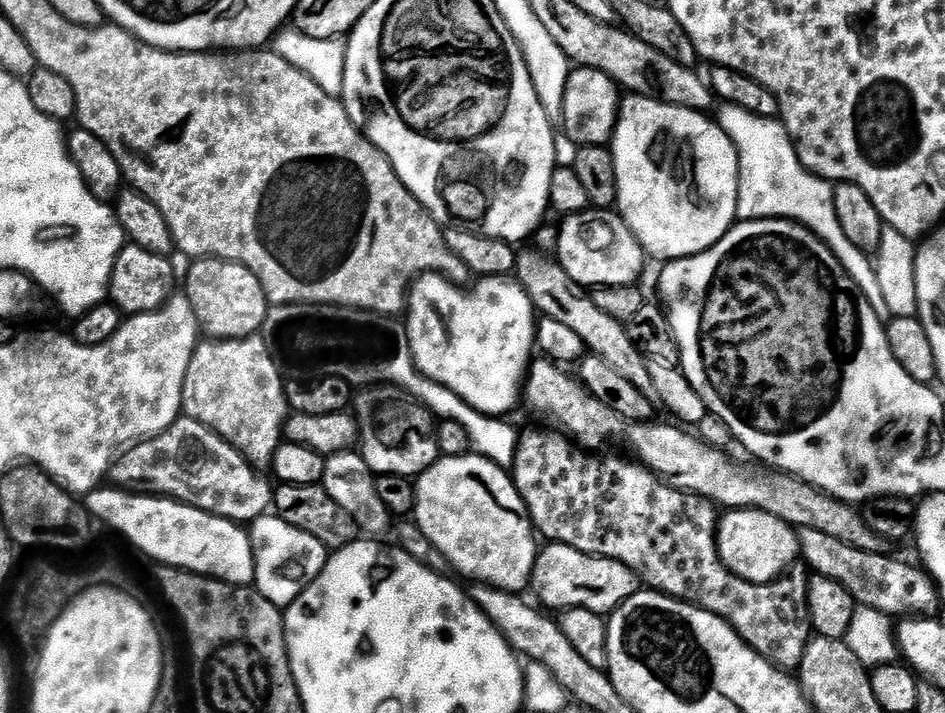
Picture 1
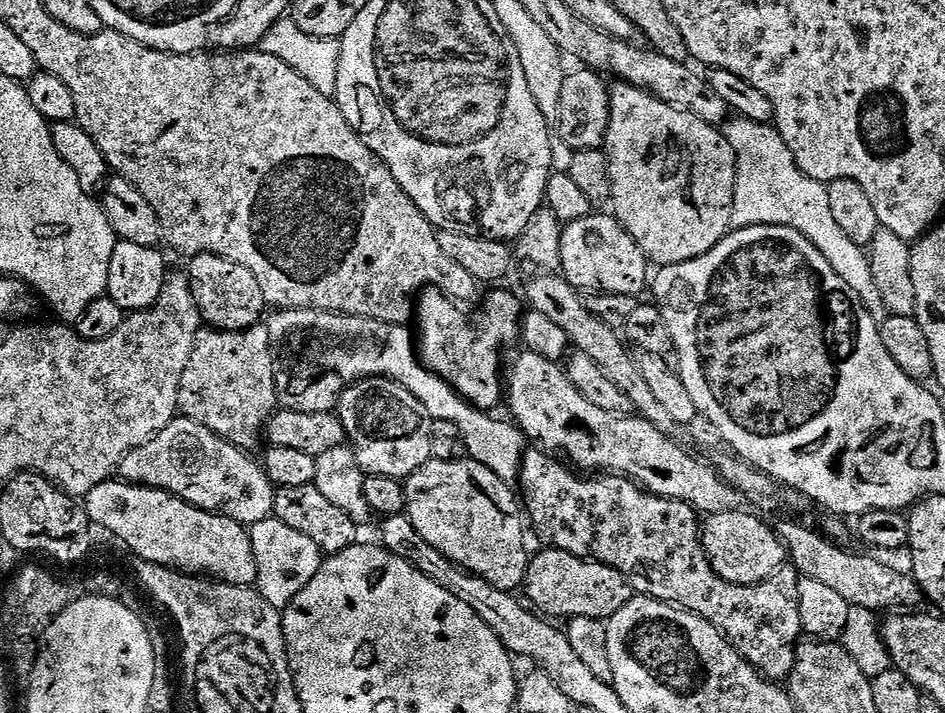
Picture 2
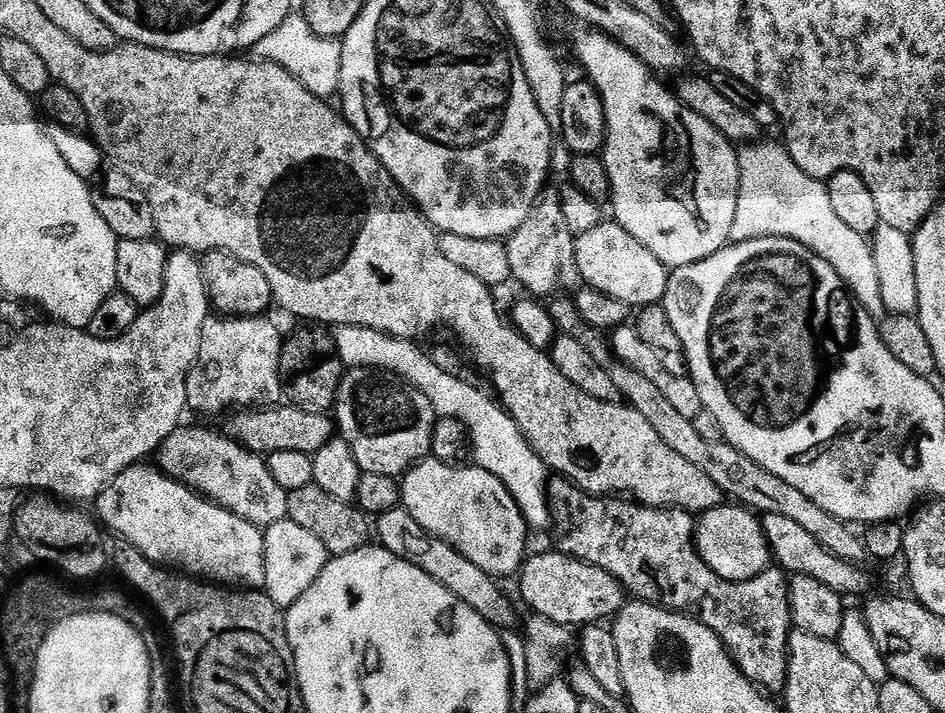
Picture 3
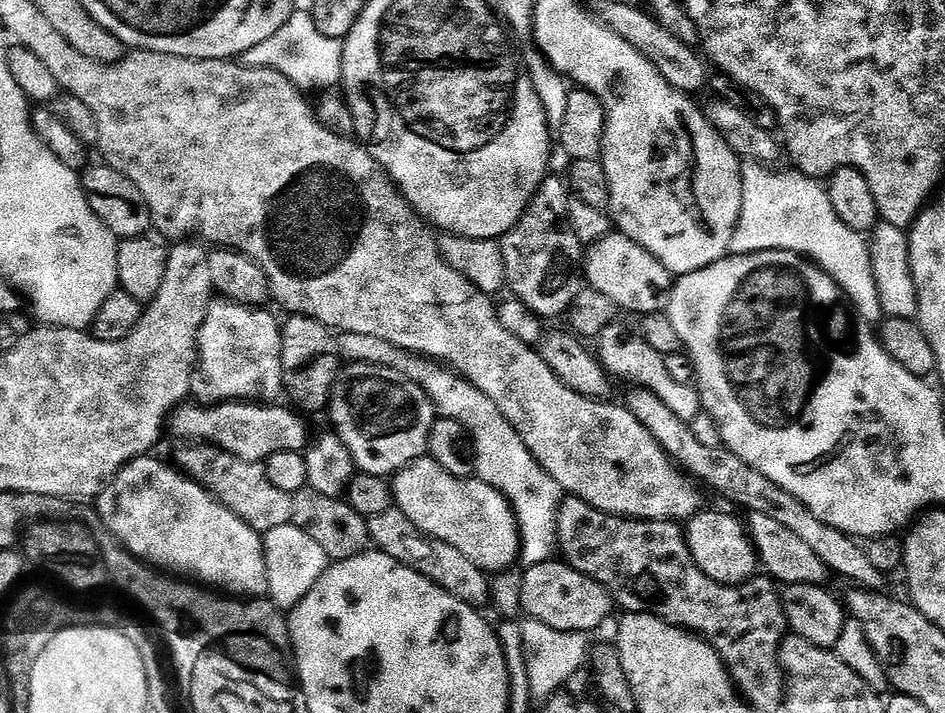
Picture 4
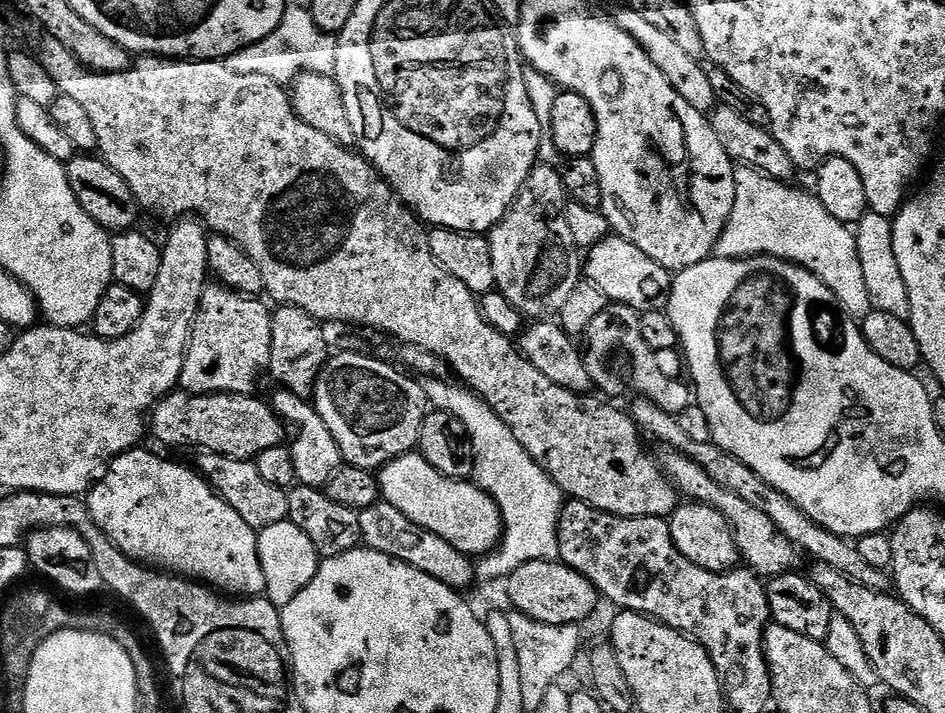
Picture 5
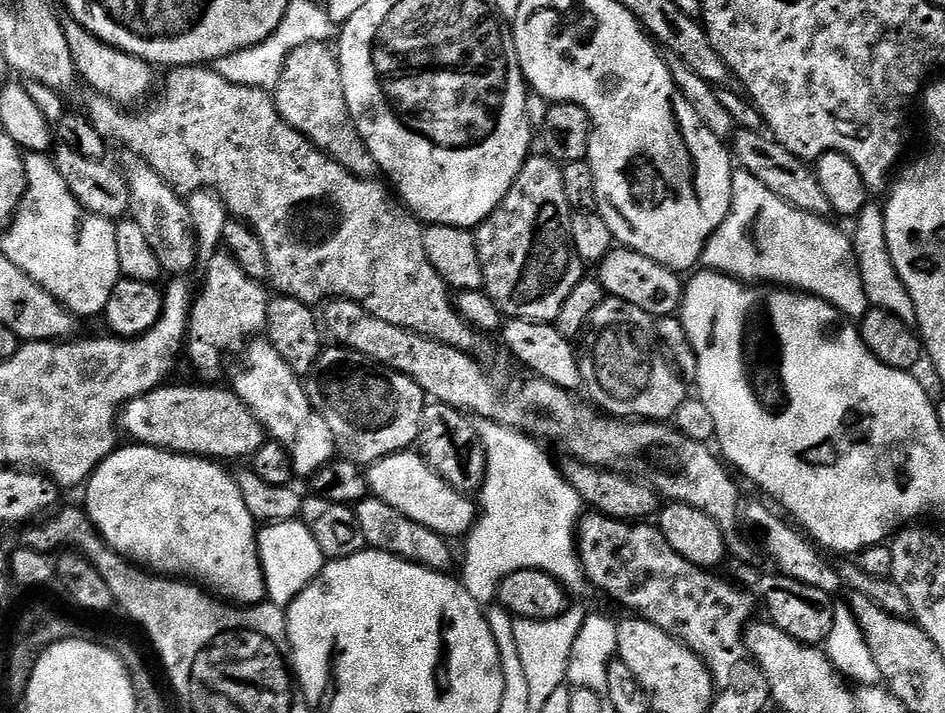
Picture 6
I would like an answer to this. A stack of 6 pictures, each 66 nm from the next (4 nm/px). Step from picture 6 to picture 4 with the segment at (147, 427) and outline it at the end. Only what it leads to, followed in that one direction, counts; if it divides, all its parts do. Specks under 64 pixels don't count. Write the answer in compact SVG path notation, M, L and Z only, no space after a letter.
M185 402L170 417L170 432L192 442L215 444L243 460L255 464L266 461L270 454L282 450L304 452L309 447L308 424L299 411L291 407L276 408L272 402L229 402L211 406L197 406Z

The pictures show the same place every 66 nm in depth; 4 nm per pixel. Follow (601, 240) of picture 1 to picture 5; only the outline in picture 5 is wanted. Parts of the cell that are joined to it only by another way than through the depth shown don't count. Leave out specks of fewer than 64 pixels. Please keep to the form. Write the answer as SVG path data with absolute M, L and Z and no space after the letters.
M605 235L587 253L588 268L586 264L586 280L598 290L602 290L602 294L606 294L606 298L613 305L624 304L637 314L645 312L662 312L667 309L668 299L672 293L673 273L667 268L663 268L658 262L654 262L654 258L650 258L645 252L634 243L627 235L612 236Z

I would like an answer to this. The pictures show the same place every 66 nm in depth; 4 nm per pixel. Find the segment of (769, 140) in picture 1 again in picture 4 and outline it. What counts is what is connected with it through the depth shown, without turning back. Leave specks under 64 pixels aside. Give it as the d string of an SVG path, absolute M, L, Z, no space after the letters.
M749 159L745 169L741 171L743 178L742 204L740 220L736 223L735 239L745 240L745 245L761 248L781 248L806 256L812 263L817 264L852 301L856 313L869 324L876 326L885 317L881 308L881 298L872 274L872 254L870 244L861 233L856 232L838 214L834 214L834 206L830 206L827 187L819 179L804 175L799 170L779 172L776 168L767 168L758 161Z

